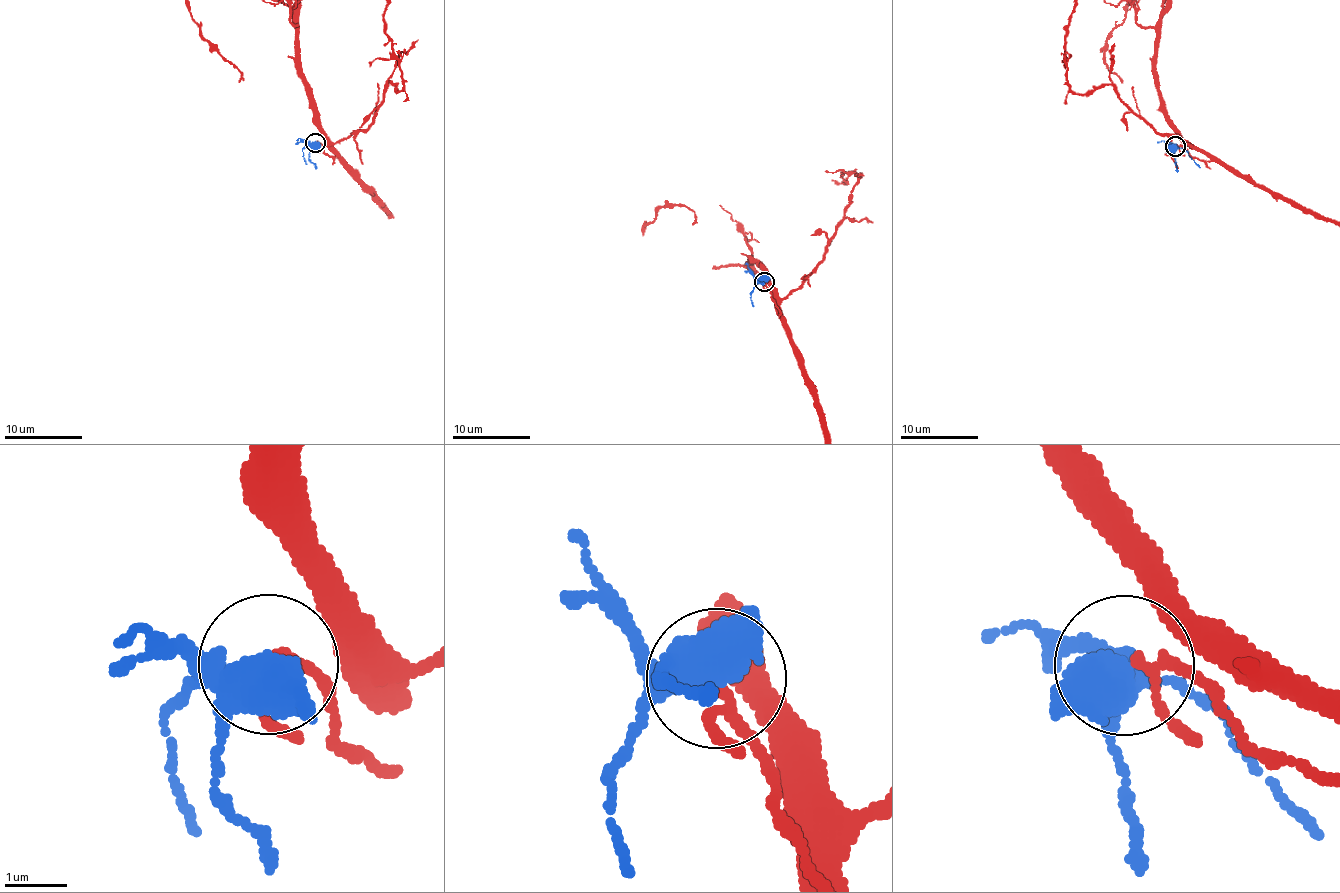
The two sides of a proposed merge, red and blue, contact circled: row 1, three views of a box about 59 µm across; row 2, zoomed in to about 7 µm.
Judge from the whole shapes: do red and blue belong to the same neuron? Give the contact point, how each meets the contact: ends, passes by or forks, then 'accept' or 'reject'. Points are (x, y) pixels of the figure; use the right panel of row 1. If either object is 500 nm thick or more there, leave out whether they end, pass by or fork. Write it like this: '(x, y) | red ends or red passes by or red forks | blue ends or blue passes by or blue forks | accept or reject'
(1175, 146) | red passes by | blue forks | reject

